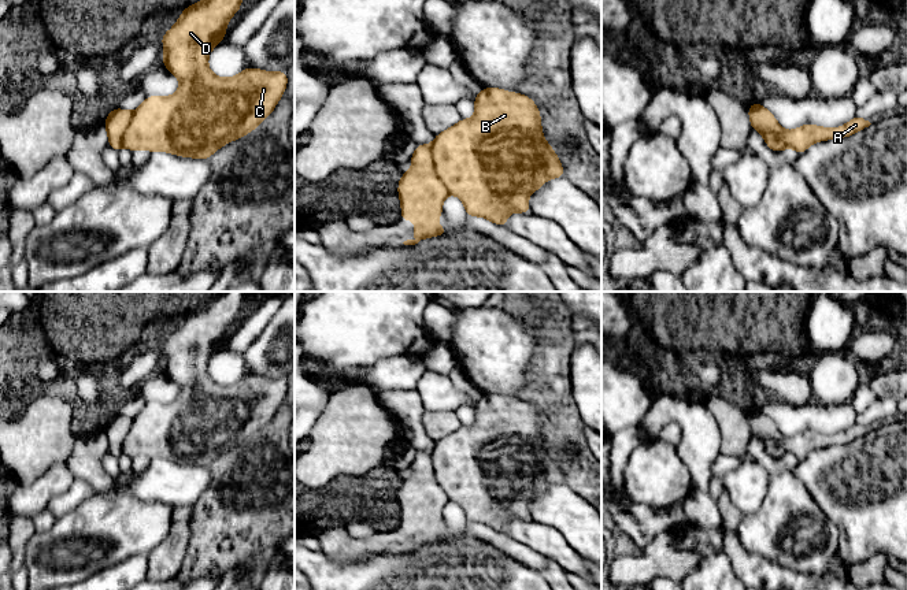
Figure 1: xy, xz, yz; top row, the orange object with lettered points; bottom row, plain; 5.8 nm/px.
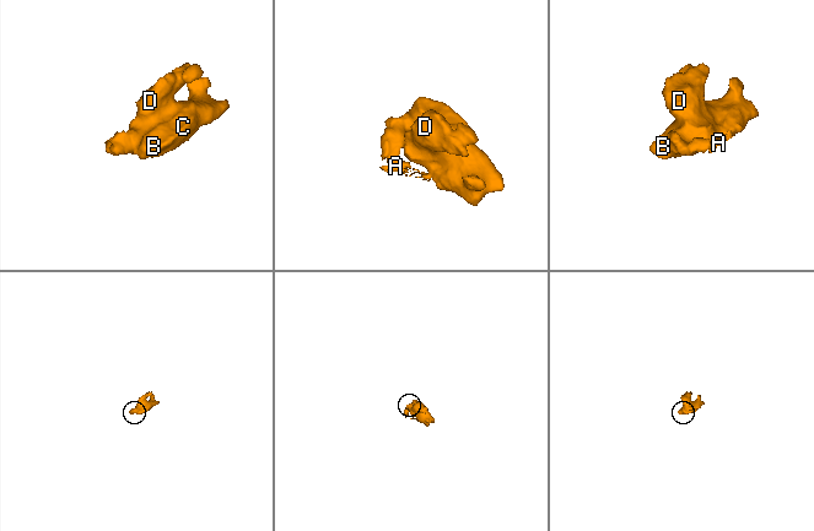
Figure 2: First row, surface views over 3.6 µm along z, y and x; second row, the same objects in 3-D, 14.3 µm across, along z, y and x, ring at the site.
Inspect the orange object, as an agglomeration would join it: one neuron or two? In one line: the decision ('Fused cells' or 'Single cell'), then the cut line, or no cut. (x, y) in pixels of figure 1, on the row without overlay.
Single cell. No split

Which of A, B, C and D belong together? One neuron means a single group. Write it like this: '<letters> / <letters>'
A B C D

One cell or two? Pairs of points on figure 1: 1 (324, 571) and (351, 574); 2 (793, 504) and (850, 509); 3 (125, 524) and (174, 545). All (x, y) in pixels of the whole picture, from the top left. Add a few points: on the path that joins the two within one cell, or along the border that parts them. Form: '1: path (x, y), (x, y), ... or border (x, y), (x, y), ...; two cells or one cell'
1: path (330, 574), (344, 574); one cell
2: border (800, 481), (814, 503), (835, 524), (837, 534); two cells
3: border (174, 512), (170, 520), (170, 531), (147, 555); two cells

